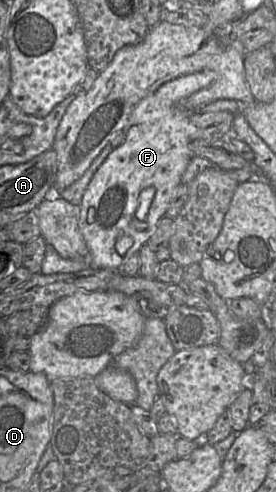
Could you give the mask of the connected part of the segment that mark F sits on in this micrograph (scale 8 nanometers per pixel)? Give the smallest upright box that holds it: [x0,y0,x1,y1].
[79,69,217,270]

